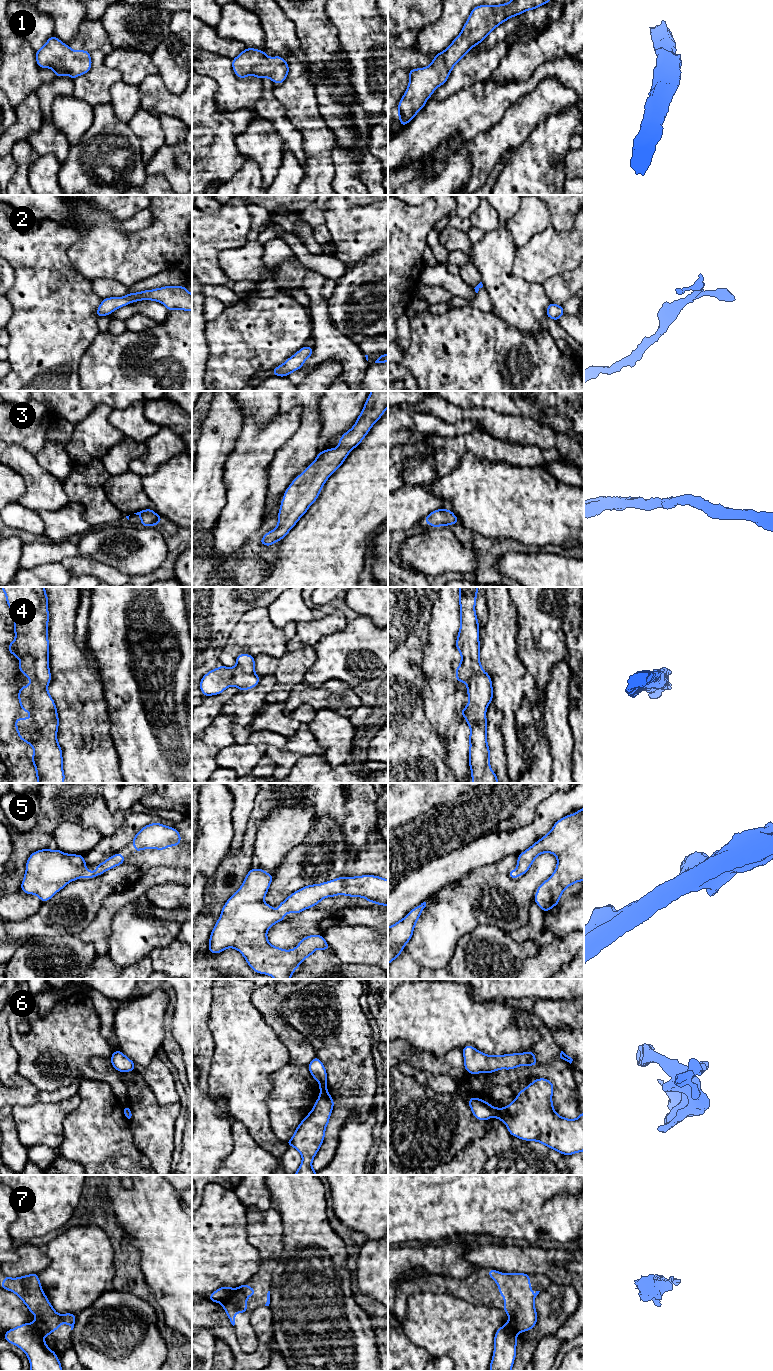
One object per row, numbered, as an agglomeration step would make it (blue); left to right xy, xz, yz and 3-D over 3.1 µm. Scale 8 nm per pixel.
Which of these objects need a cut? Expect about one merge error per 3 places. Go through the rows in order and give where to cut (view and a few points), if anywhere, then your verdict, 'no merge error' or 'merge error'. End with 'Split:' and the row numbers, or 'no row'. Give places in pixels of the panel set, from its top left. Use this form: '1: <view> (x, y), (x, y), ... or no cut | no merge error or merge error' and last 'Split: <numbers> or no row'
1: no cut | no merge error
2: no cut | no merge error
3: no cut | no merge error
4: no cut | no merge error
5: no cut | no merge error
6: yz (491, 1106), (492, 1115) | merge error
7: xz (235, 1289), (221, 1303) | merge error
Split: 6, 7

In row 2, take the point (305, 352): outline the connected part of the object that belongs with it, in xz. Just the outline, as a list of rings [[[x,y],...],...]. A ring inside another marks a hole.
[[[302,347],[298,352],[293,356],[288,358],[283,364],[274,368],[274,376],[286,377],[292,372],[302,368],[304,362],[312,355],[313,347]]]

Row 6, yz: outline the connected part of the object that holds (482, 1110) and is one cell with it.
[[[471,1097],[468,1104],[477,1120],[487,1121],[492,1116],[492,1105],[486,1101]]]

